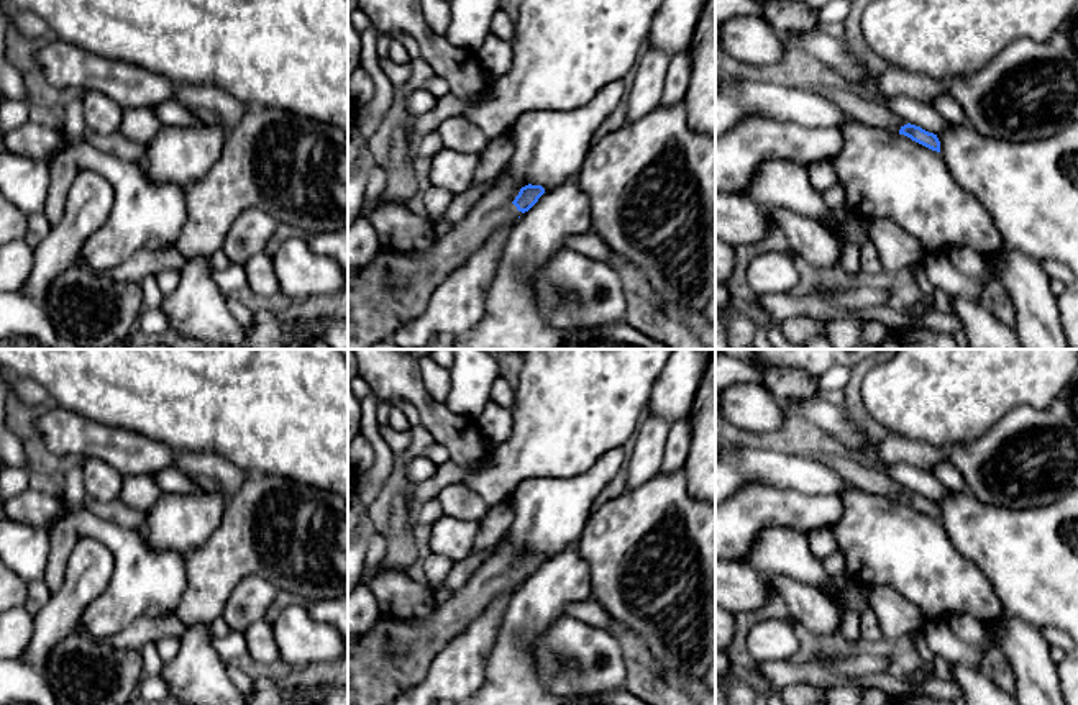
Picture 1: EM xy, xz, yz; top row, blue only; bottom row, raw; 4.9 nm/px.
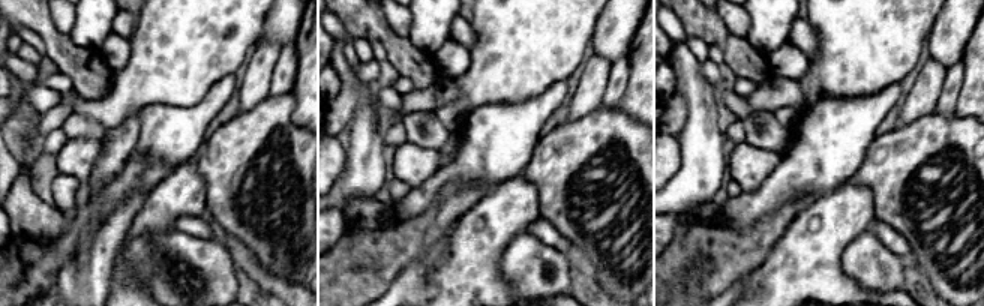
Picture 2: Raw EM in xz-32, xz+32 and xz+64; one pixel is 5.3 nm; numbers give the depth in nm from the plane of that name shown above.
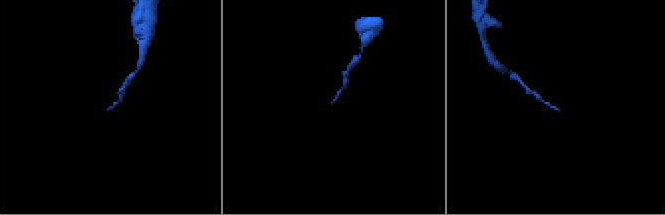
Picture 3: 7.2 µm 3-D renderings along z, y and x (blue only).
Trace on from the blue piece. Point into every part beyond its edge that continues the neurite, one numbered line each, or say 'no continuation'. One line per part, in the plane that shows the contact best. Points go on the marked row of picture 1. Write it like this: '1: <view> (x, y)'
1: xz (391, 291)

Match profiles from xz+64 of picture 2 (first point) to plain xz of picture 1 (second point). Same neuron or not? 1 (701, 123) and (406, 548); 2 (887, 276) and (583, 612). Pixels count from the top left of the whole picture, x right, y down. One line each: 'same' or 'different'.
1: same
2: different

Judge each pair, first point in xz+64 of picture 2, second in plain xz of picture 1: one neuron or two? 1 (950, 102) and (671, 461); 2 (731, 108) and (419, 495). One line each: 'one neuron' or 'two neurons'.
1: one neuron
2: two neurons

